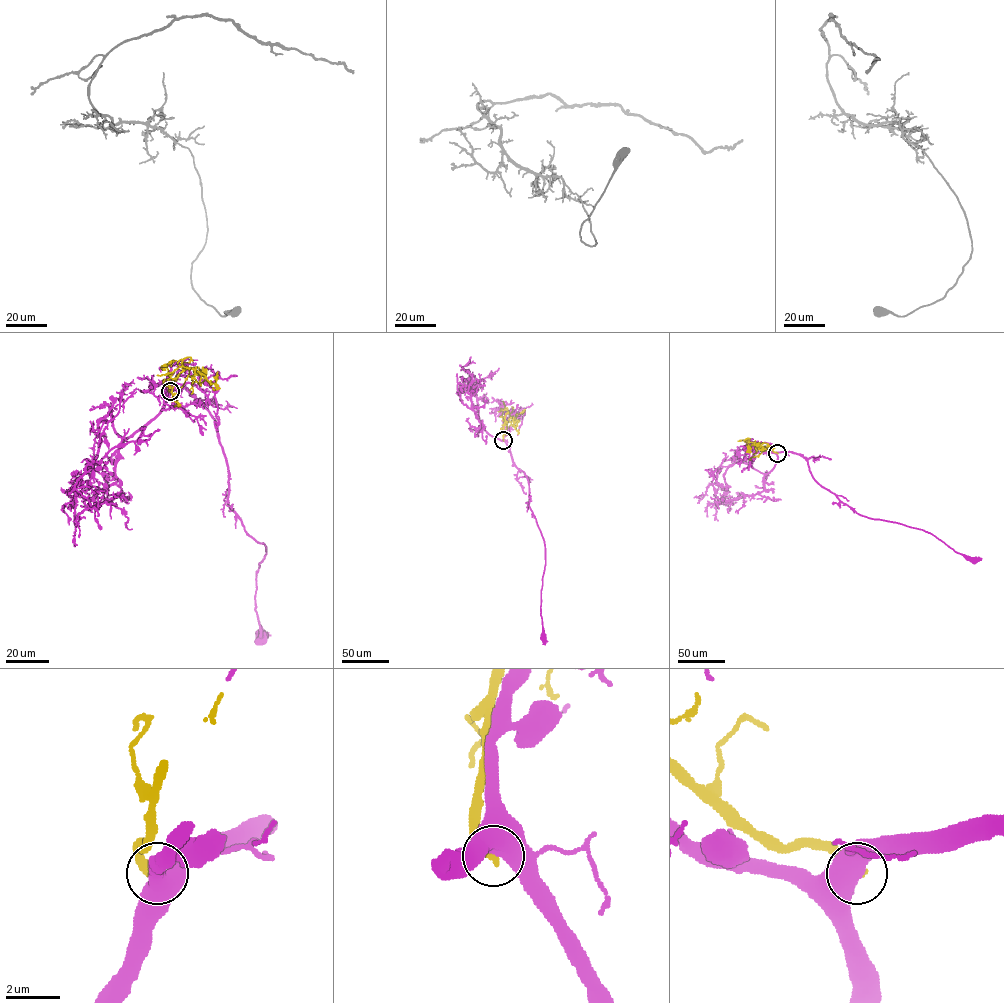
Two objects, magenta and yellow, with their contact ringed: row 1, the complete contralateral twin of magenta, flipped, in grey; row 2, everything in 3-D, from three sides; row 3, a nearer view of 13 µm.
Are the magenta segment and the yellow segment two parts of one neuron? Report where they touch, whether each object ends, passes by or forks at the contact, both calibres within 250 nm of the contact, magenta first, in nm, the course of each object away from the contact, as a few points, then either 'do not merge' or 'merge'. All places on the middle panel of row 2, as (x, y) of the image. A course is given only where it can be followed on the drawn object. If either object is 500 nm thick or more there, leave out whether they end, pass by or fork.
at (503, 440); 550 nm thick on the magenta side, 400 nm on the other; magenta runs (503, 440), (513, 464), (526, 475), (529, 505), (544, 545), (540, 609), (543, 637); yellow runs (503, 440), (507, 423), (524, 411), (522, 414); do not merge

